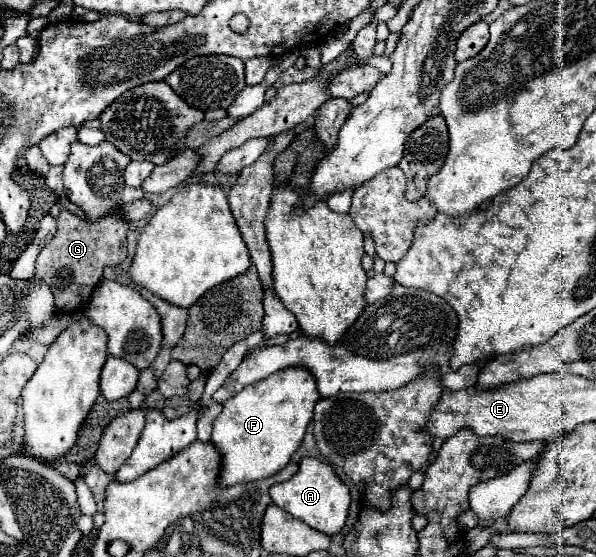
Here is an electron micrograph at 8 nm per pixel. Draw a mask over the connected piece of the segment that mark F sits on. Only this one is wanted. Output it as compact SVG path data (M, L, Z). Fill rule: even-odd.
M304 368L278 370L276 374L254 382L240 390L240 394L228 398L212 428L212 442L224 460L220 482L224 486L234 486L240 482L268 478L282 470L298 450L318 400L320 394L316 390L316 380Z

